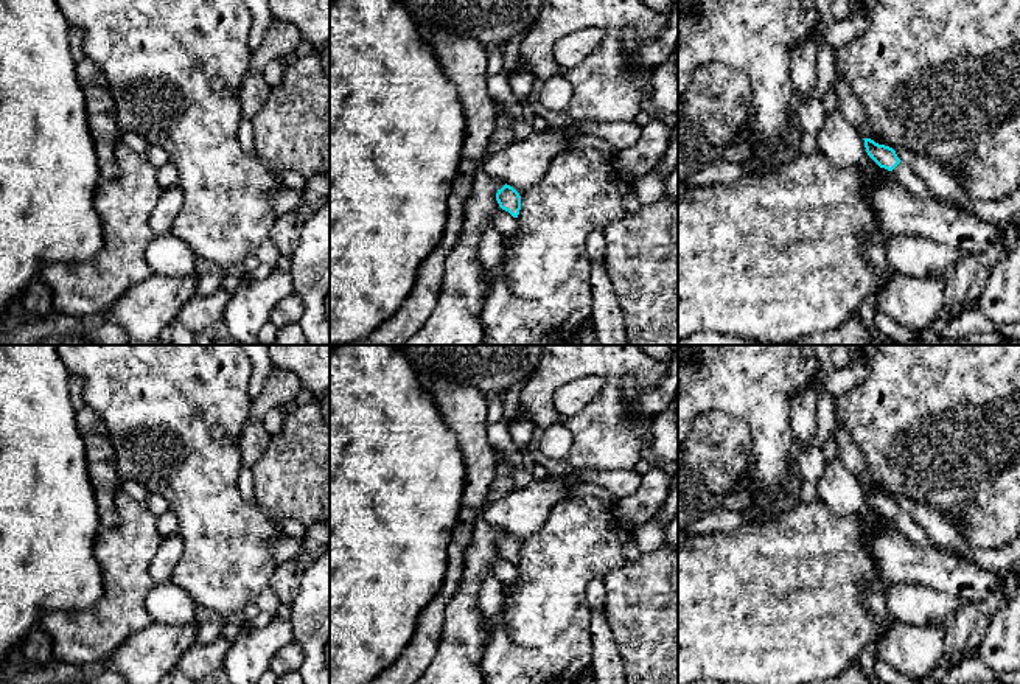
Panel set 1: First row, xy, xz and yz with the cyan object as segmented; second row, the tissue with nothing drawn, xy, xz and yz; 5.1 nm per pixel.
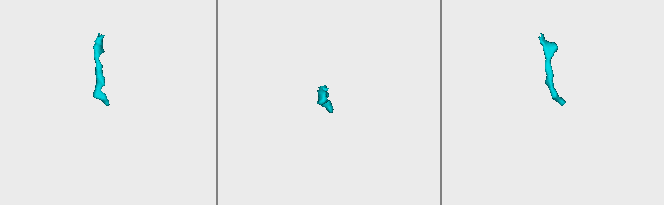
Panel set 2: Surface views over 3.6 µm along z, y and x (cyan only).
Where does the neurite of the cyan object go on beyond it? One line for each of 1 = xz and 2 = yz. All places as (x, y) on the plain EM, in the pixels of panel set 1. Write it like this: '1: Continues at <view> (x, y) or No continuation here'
1: No continuation here
2: Continues at yz (904, 523)

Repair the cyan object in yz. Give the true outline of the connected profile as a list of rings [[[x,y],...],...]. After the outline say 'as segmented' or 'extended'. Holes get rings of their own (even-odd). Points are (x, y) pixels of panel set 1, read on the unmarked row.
[[[863,487],[868,504],[880,515],[891,519],[910,541],[917,544],[933,544],[927,532],[903,511],[889,494],[879,493],[871,487]]]; extended

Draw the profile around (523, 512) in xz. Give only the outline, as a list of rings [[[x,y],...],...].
[[[549,474],[498,499],[487,499],[480,513],[521,543],[546,525],[552,507],[568,499],[577,483],[563,474]]]

